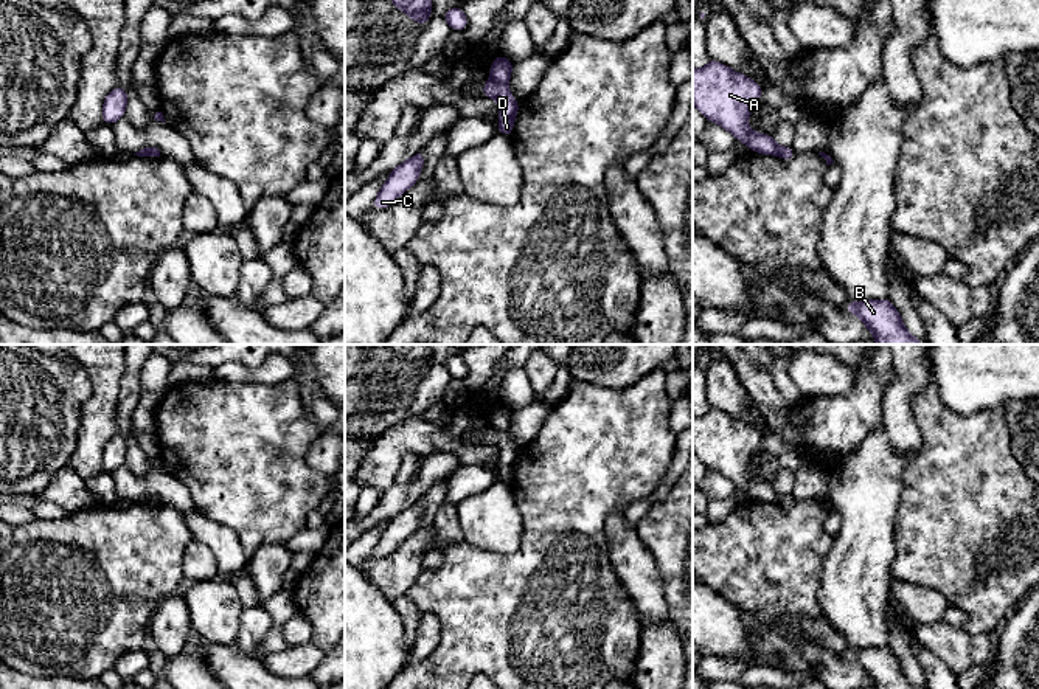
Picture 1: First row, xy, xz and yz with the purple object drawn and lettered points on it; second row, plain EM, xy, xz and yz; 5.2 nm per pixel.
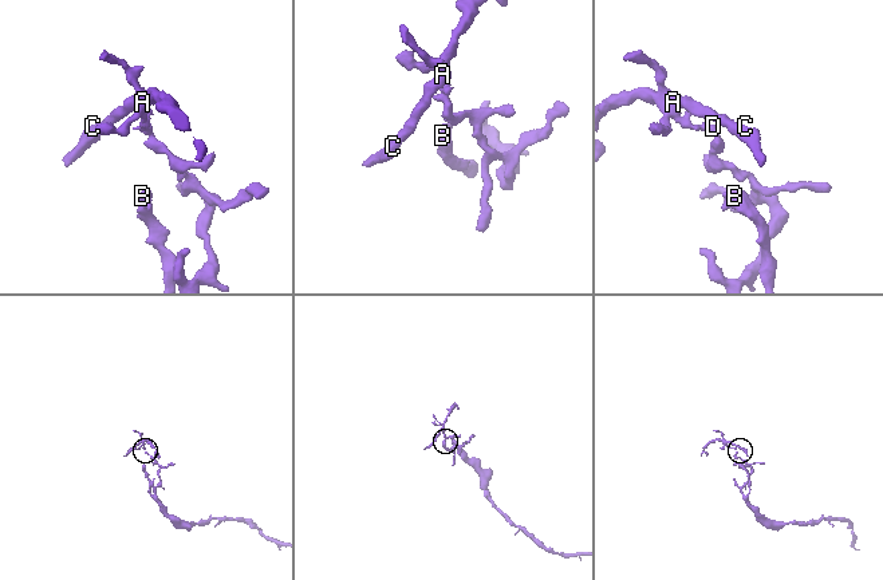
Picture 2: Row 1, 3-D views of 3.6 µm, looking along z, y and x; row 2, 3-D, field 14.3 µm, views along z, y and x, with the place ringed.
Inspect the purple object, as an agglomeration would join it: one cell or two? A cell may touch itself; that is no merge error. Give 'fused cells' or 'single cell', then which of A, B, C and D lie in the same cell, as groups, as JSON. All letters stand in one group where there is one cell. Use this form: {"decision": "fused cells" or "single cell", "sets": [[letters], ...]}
{"decision": "fused cells", "sets": [["A", "C"], ["B", "D"]]}

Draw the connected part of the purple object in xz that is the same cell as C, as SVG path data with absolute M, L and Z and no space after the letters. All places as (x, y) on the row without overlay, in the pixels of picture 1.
M424 497L418 498L412 506L402 509L391 518L377 545L371 551L371 556L388 556L404 538L407 538L418 529L422 514Z

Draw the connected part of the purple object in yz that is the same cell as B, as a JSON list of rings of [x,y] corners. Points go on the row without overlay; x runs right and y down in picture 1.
[[[887,647],[848,649],[845,658],[857,663],[874,689],[919,689],[907,680],[899,660]]]

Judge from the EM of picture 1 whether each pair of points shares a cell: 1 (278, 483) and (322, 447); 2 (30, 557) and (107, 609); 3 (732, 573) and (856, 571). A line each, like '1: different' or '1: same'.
1: different
2: same
3: different

